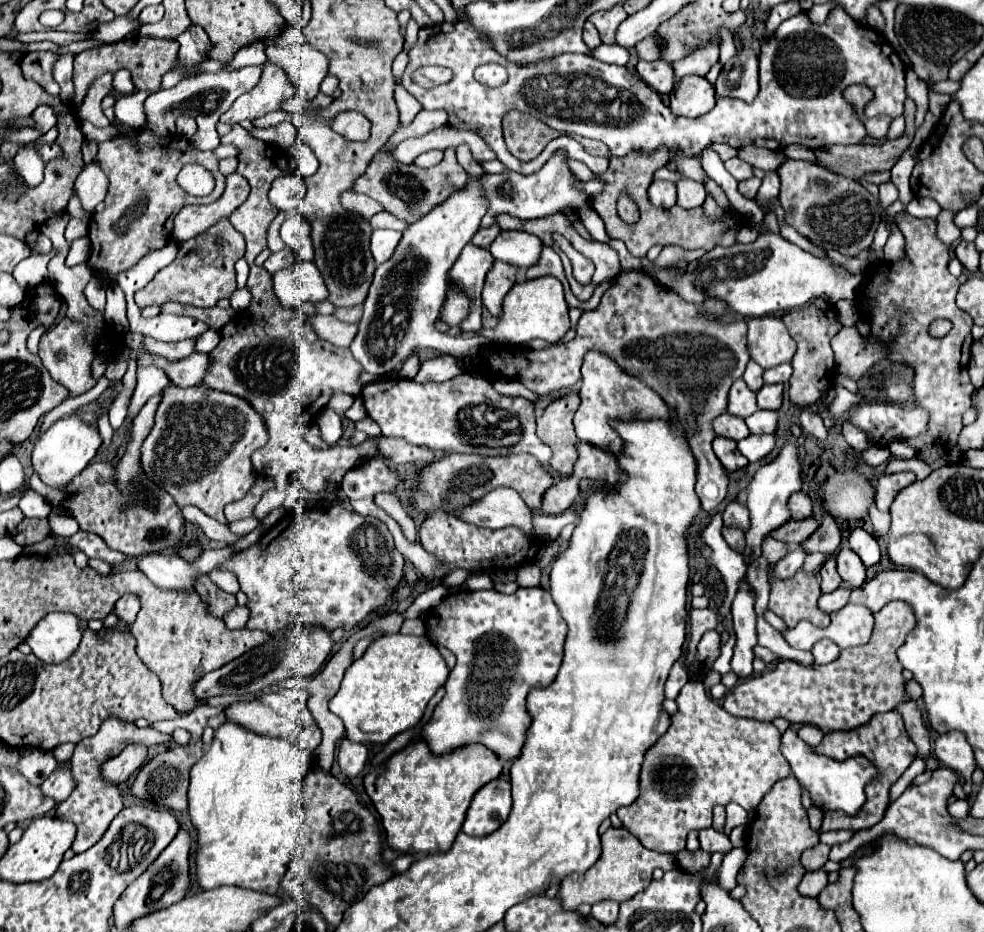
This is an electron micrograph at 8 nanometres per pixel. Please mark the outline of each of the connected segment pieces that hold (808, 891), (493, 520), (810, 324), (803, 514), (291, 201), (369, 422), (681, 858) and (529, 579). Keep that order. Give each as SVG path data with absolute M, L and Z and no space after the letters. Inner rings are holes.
M814 870L814 872L806 872L798 890L800 894L804 896L810 896L810 898L816 898L828 884L828 872L826 870Z
M496 488L488 492L488 496L464 506L454 512L460 520L482 526L482 528L506 528L516 526L522 528L528 536L534 536L532 528L532 512L524 504L524 500L510 488Z
M824 302L824 312L810 304L788 312L782 320L790 330L790 336L798 342L798 350L792 358L794 372L790 376L790 400L798 406L812 406L820 400L822 390L828 390L834 384L834 352L830 348L830 340L842 326L836 322L836 310L828 302Z
M802 492L792 496L790 508L792 508L792 518L794 520L804 520L804 518L812 516L812 500Z
M286 172L284 176L276 178L268 192L270 202L284 212L294 212L304 200L304 196L306 196L306 186L302 178L296 176L296 172Z
M370 416L364 418L364 420L360 420L360 422L356 422L356 430L366 432L368 438L378 438L380 436L380 426Z
M680 850L674 856L676 856L678 866L682 870L686 870L686 872L700 872L702 868L708 868L710 866L710 854L704 852L704 850L696 850L696 852Z
M526 564L518 570L516 584L518 586L538 586L540 578L542 578L542 570L536 564Z

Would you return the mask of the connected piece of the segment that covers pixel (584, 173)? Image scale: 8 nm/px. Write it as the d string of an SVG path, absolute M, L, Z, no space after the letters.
M568 160L568 168L576 174L576 178L580 178L580 180L592 180L594 178L594 174L586 168L586 164L582 164L582 162L576 162L576 160Z

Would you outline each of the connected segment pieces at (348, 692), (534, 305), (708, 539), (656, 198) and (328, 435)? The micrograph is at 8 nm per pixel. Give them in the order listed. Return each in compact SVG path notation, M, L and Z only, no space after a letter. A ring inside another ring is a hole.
M386 634L374 640L364 656L356 660L344 674L342 686L338 694L330 700L330 710L344 722L346 736L356 742L370 744L386 744L396 734L414 728L424 716L428 700L436 694L436 690L446 682L450 670L446 668L444 658L438 648L426 636L404 636L404 634Z
M542 276L516 284L504 298L502 316L496 328L484 330L482 334L490 342L508 342L508 344L526 344L530 340L546 340L556 344L570 330L568 304L564 300L564 288L558 278Z
M716 514L712 518L712 524L704 530L702 540L712 550L712 566L722 574L726 584L726 594L720 606L720 620L724 622L724 616L726 612L730 612L730 602L734 600L734 594L738 588L738 580L746 576L746 564L738 552L732 552L728 548L726 540L720 534L720 528L722 528L722 516Z
M654 180L648 188L648 198L658 208L672 208L676 204L676 184L668 180Z
M322 410L320 414L320 432L324 442L338 442L342 436L342 420L334 410Z

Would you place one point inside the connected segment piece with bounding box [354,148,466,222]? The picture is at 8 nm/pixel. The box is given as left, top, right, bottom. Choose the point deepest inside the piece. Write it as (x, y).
(408, 192)

